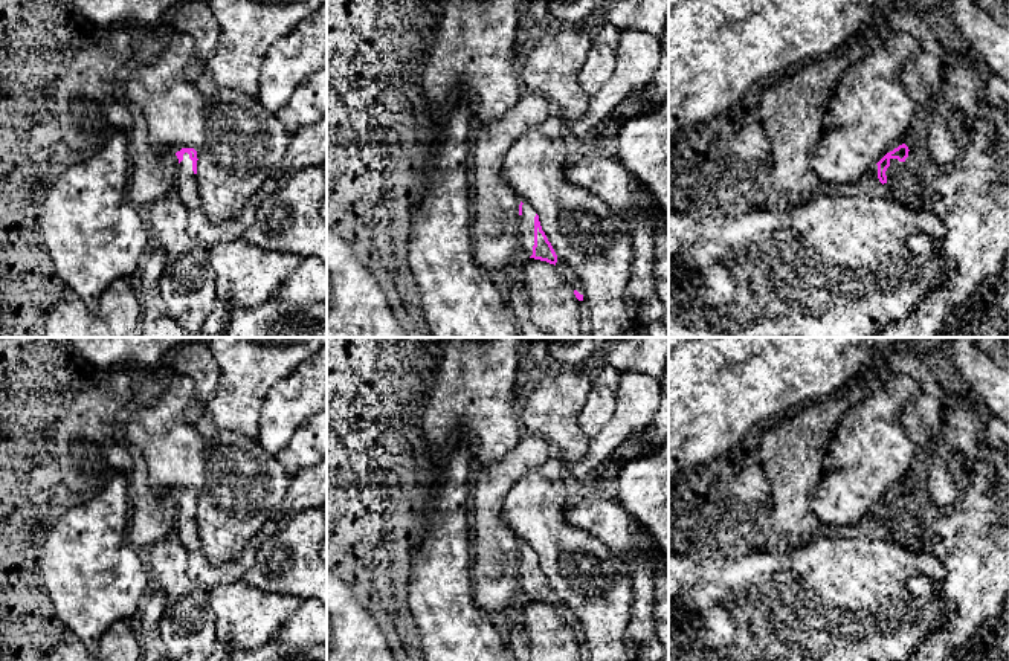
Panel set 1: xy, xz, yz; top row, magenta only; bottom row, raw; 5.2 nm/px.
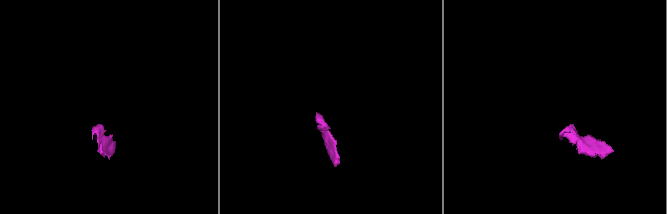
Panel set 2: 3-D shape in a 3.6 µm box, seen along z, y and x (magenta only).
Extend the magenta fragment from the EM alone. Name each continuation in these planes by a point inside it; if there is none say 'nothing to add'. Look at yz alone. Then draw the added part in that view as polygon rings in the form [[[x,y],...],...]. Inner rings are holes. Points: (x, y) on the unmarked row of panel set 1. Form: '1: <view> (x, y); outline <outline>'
1: yz (904, 524); outline [[[899,504],[888,516],[887,524],[884,527],[872,525],[870,533],[882,534],[914,553],[924,553],[925,545],[920,537],[920,528],[927,514],[927,510],[913,510],[905,504]]]

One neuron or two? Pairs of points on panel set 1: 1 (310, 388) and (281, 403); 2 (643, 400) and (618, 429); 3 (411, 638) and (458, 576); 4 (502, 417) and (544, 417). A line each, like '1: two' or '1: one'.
1: one
2: one
3: two
4: two

